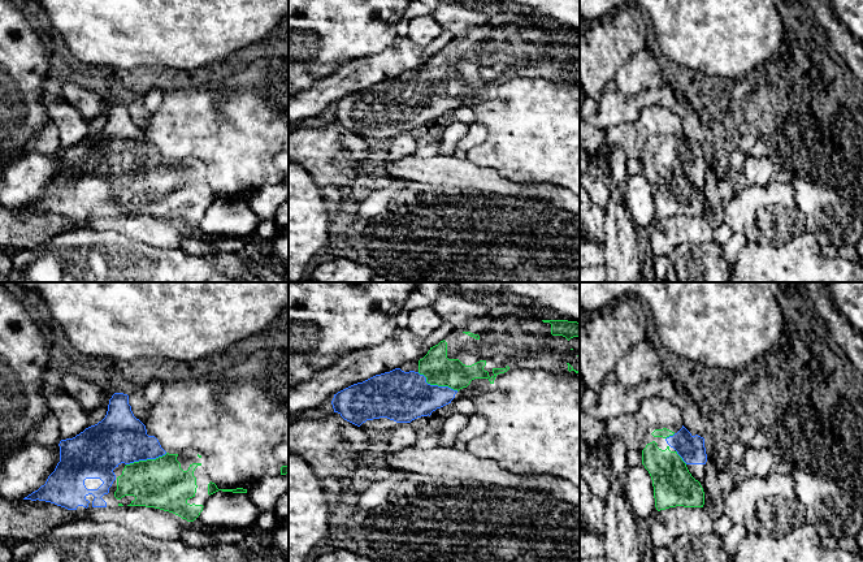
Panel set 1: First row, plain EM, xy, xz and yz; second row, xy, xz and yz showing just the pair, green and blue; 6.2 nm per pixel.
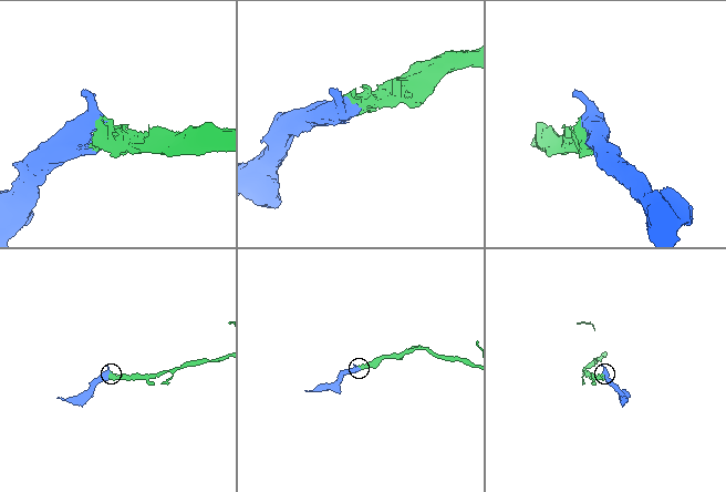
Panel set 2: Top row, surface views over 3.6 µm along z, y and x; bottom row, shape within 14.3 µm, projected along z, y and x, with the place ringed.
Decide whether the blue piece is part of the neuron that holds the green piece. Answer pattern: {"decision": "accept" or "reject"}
{"decision": "accept"}

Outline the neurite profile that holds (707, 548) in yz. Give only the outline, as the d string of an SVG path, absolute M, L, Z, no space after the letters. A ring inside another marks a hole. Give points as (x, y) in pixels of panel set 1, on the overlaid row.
M714 532L703 536L677 537L669 548L667 562L733 562L733 559L724 550L721 536Z

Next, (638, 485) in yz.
M641 463L625 476L625 497L636 518L647 519L655 509L654 487L649 471Z

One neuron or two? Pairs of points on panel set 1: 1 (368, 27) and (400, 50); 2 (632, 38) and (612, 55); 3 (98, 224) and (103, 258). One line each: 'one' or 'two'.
1: two
2: one
3: two

